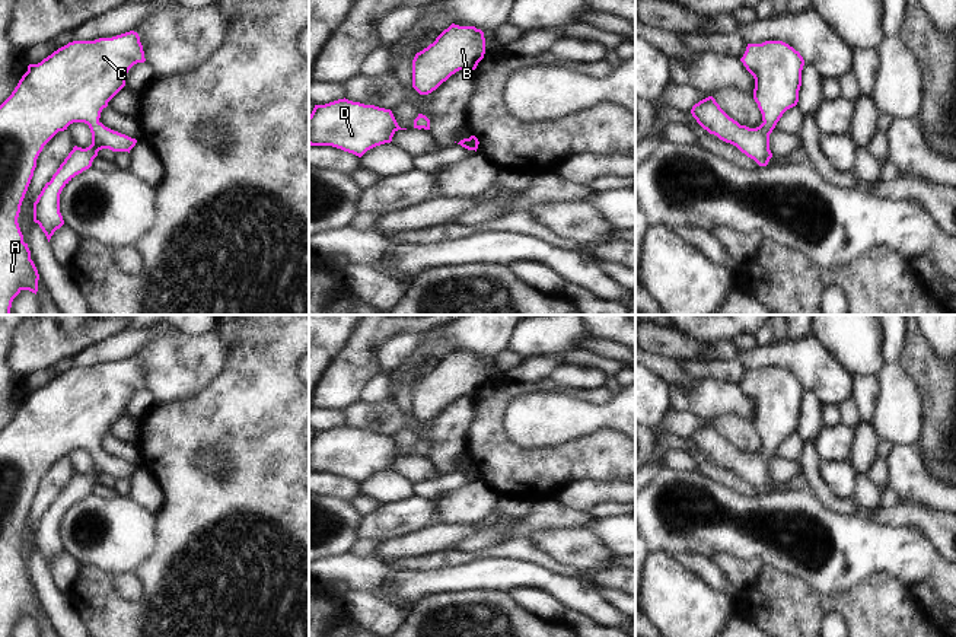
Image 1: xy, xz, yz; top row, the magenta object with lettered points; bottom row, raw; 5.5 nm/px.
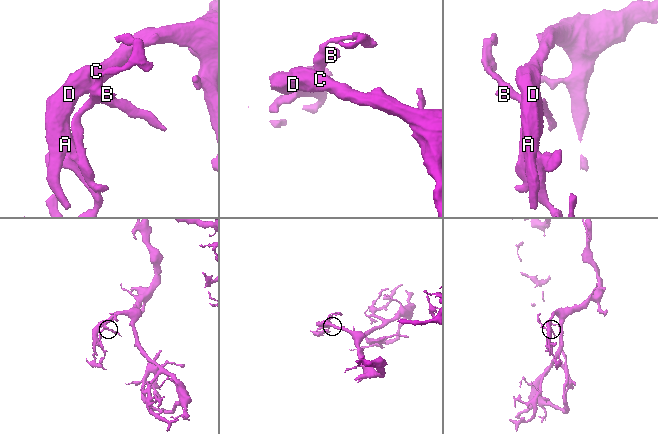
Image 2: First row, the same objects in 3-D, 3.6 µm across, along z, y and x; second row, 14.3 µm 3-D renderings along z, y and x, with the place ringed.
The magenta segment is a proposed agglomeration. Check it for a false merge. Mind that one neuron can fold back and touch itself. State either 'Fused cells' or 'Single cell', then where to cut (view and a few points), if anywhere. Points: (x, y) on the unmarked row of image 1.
Single cell. No split

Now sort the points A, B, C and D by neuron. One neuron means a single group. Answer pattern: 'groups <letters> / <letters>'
groups A B C D

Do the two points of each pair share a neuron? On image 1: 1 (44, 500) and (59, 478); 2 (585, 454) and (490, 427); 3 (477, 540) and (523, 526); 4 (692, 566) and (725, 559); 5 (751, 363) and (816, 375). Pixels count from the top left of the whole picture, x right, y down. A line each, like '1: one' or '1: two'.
1: one
2: one
3: one
4: two
5: one

